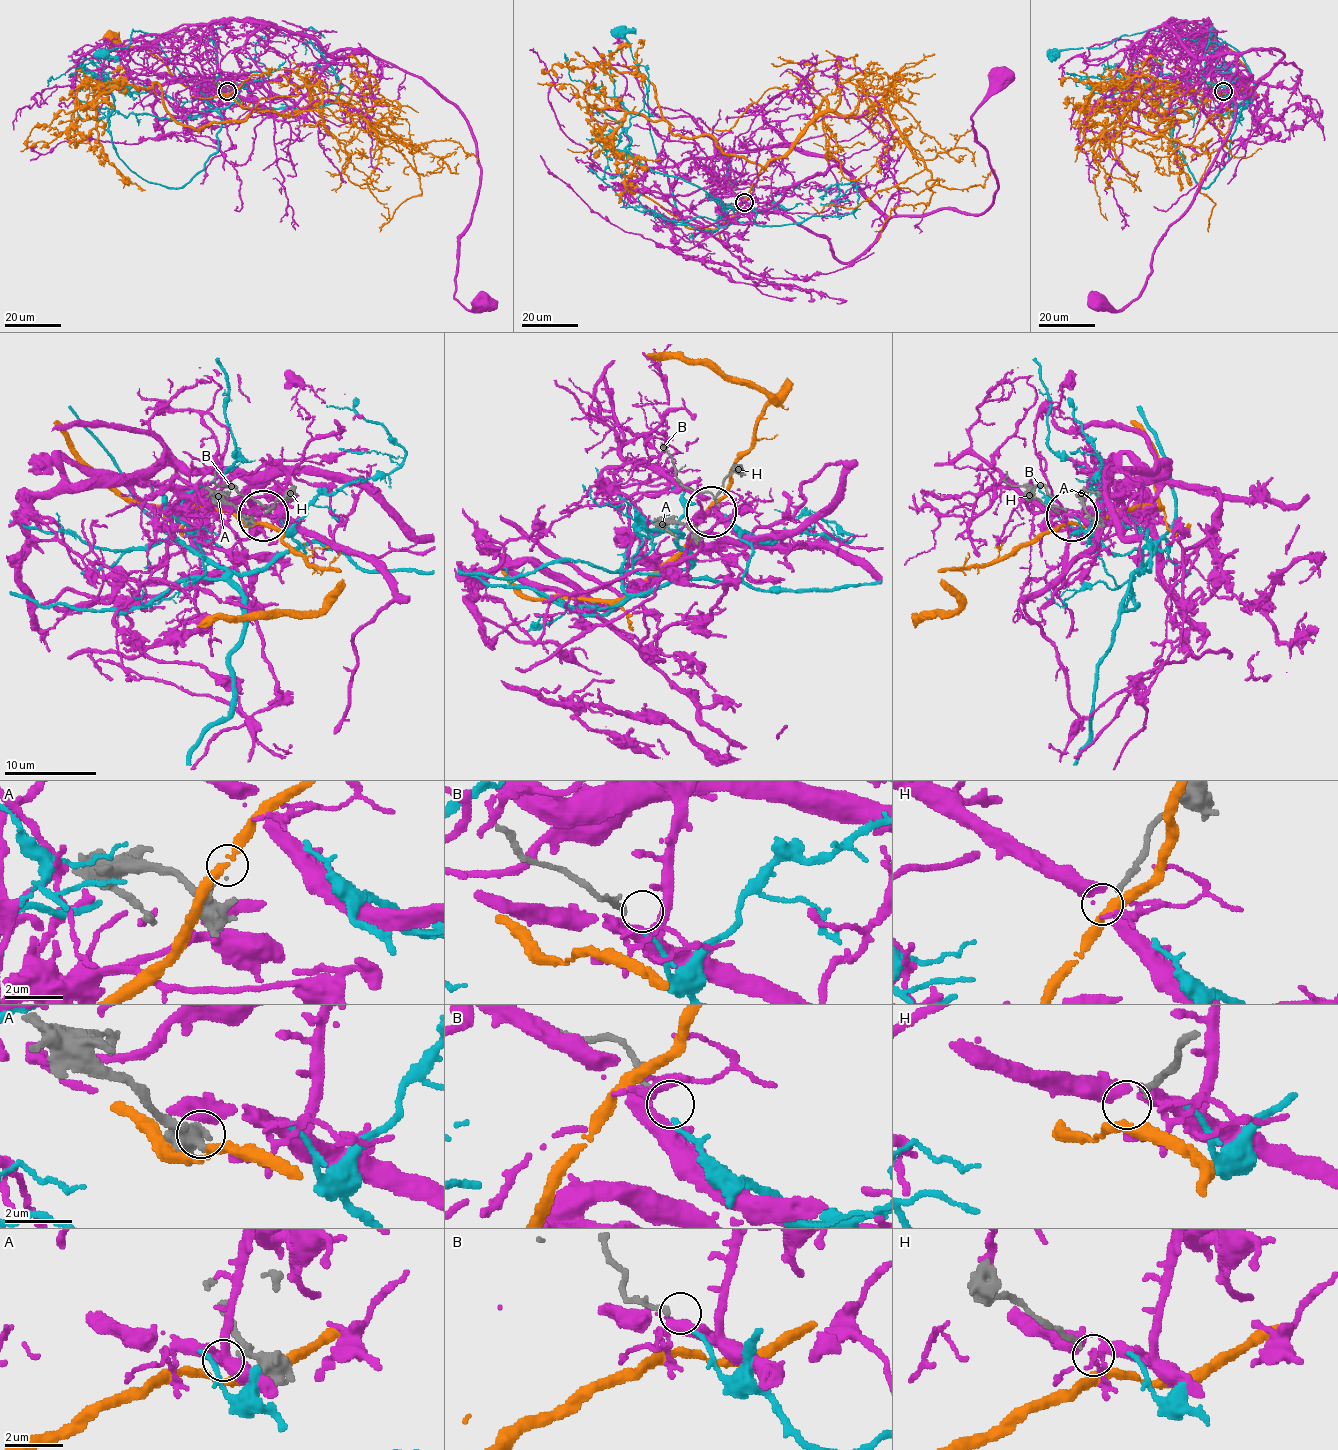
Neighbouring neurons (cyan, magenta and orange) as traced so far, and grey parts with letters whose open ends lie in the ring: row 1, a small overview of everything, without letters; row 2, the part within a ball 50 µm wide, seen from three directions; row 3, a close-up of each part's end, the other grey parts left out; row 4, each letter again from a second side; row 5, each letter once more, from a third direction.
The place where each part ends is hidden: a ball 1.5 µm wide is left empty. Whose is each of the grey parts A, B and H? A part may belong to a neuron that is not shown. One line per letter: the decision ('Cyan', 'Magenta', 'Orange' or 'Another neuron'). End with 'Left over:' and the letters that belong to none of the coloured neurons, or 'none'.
A: Another neuron
B: Cyan
H: Another neuron
Left over: A, H

